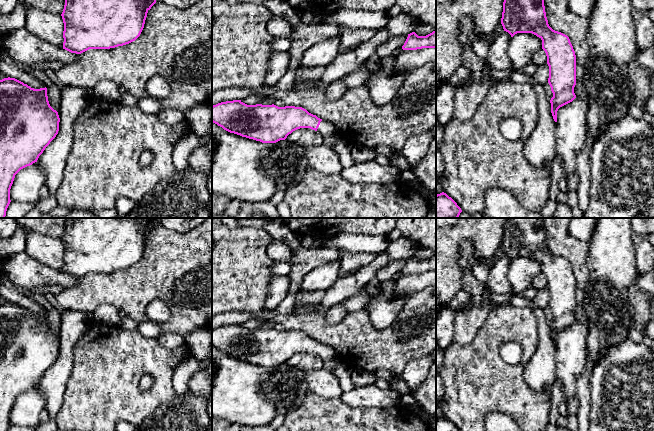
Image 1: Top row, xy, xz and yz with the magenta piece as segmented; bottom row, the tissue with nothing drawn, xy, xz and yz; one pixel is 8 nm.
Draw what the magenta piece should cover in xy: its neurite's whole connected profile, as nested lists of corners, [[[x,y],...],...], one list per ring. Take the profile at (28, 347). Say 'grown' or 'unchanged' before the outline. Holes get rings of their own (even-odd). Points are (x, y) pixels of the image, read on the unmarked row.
grown; [[[10,301],[0,304],[0,431],[8,431],[11,426],[10,413],[15,399],[35,386],[46,400],[45,409],[50,418],[54,419],[57,416],[73,370],[73,347],[93,322],[91,313],[65,309],[61,315],[60,336],[58,337],[49,328],[46,311],[34,313]]]

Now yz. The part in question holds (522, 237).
grown; [[[507,218],[501,248],[511,261],[517,257],[532,257],[539,261],[547,280],[548,307],[553,321],[548,322],[544,309],[534,309],[538,322],[538,347],[524,371],[527,385],[542,392],[551,388],[556,380],[557,335],[576,322],[575,275],[567,259],[549,250],[542,218]]]

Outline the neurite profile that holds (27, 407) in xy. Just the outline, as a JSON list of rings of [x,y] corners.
[[[37,386],[21,393],[10,413],[11,426],[35,427],[40,423],[40,413],[45,406],[46,400]]]

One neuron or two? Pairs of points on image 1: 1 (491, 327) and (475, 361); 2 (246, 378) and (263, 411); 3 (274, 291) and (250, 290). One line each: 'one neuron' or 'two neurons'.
1: one neuron
2: one neuron
3: two neurons

